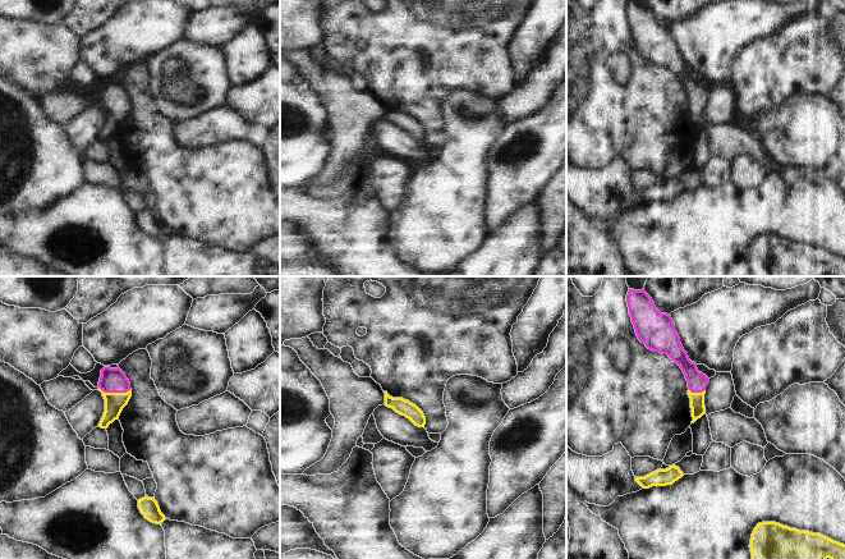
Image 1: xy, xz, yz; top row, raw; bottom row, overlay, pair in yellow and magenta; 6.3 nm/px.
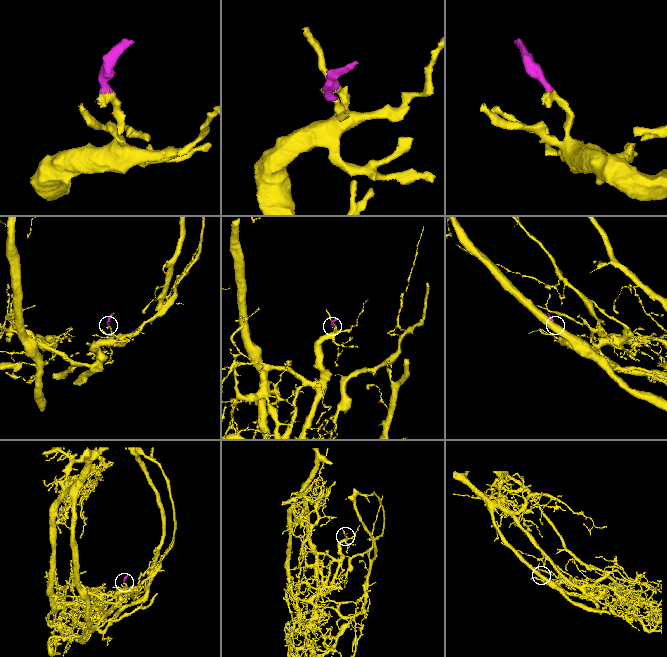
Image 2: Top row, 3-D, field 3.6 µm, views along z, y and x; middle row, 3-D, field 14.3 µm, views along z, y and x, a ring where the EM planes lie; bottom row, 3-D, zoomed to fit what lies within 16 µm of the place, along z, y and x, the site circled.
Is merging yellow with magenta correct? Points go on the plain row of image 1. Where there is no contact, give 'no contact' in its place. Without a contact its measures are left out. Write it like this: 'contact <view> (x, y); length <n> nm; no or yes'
contact xy (115, 106); length 200 nm; yes

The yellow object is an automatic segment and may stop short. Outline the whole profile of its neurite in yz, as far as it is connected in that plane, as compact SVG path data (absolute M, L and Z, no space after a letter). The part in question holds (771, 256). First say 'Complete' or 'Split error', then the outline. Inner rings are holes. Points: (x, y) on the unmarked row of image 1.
Complete. M762 235L754 242L750 252L752 276L823 276L830 271L833 276L845 276L845 258L821 247L799 244L776 235Z

